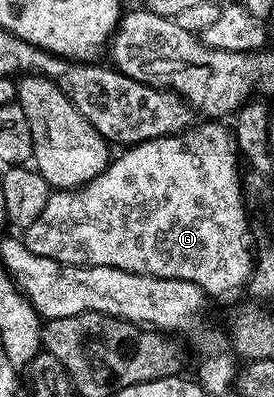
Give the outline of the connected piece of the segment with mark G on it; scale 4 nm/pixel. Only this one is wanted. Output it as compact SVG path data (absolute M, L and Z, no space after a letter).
M202 121L202 124L200 123L201 122L182 131L179 135L169 135L168 137L160 137L159 139L145 139L144 142L140 144L127 146L125 150L123 150L126 151L123 155L115 154L113 158L111 158L110 165L106 168L106 171L97 175L92 181L88 181L85 187L61 192L60 198L62 198L62 203L58 203L58 201L51 202L48 208L48 217L32 221L32 225L28 228L27 234L30 236L25 236L24 239L26 248L40 257L48 257L49 259L55 259L61 263L71 263L77 267L115 267L116 269L124 269L128 273L144 273L145 275L151 275L152 277L168 277L169 279L179 279L180 281L192 282L192 284L201 287L205 294L210 297L213 297L213 295L222 295L225 291L230 291L233 287L240 286L241 283L243 286L243 284L249 280L250 273L254 269L254 252L256 247L252 242L252 220L246 210L246 201L242 193L243 180L240 178L240 175L238 179L238 161L240 162L240 155L236 150L235 137L229 126L227 126L227 128L221 127L223 124L218 121Z

